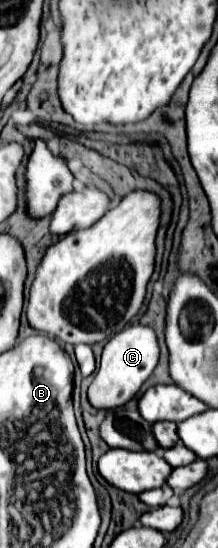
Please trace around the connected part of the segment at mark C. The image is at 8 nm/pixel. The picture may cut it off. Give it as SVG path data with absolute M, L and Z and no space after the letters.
M144 324L126 326L124 330L114 334L114 338L110 338L108 344L104 346L98 374L94 376L88 388L90 404L94 408L116 408L126 404L150 378L150 374L158 366L158 360L160 360L160 346L154 328Z

